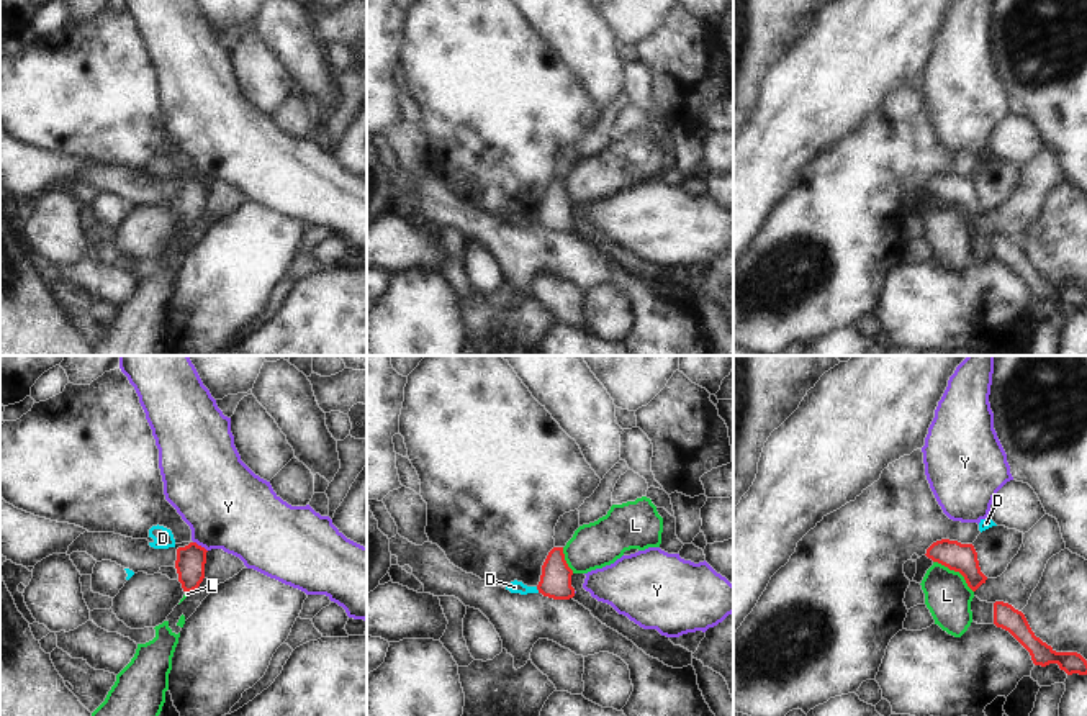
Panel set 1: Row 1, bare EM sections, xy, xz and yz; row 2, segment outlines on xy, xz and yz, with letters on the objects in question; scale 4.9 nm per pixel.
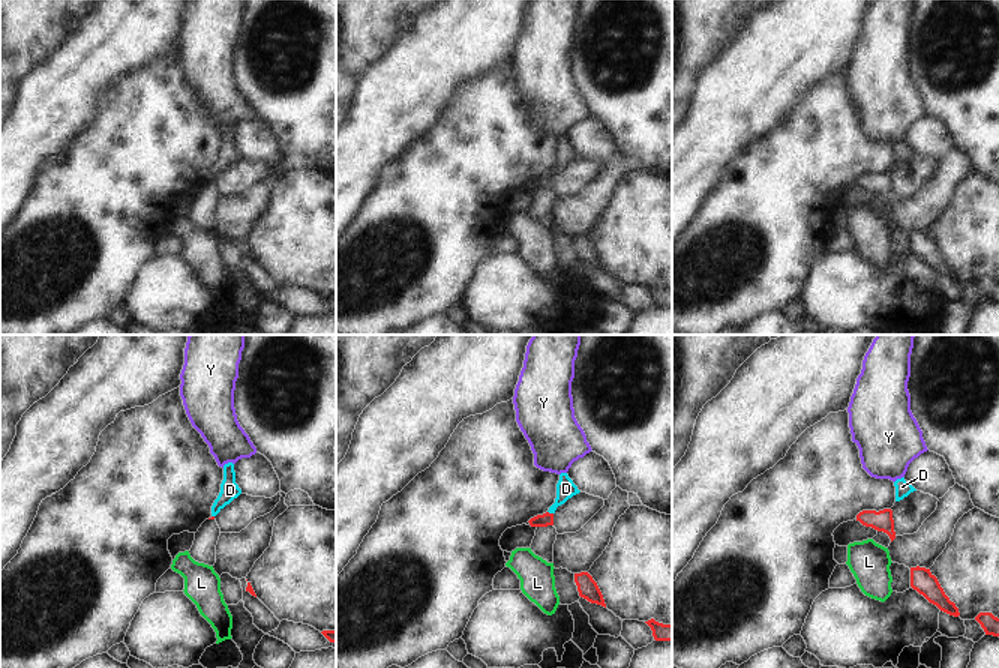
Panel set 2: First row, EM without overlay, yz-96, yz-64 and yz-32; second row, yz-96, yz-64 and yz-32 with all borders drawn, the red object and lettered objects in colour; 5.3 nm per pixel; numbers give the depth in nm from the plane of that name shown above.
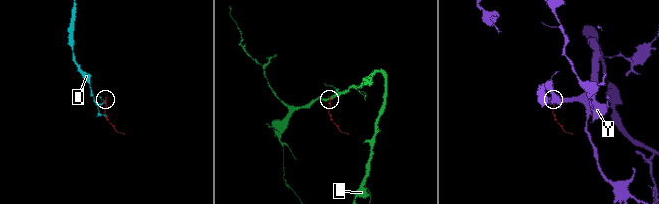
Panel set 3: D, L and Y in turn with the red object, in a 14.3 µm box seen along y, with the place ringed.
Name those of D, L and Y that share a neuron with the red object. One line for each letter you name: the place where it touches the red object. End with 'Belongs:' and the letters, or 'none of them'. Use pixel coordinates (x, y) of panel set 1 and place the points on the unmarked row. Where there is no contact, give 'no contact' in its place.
Belongs: none of them

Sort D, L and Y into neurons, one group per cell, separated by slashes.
D / L / Y

